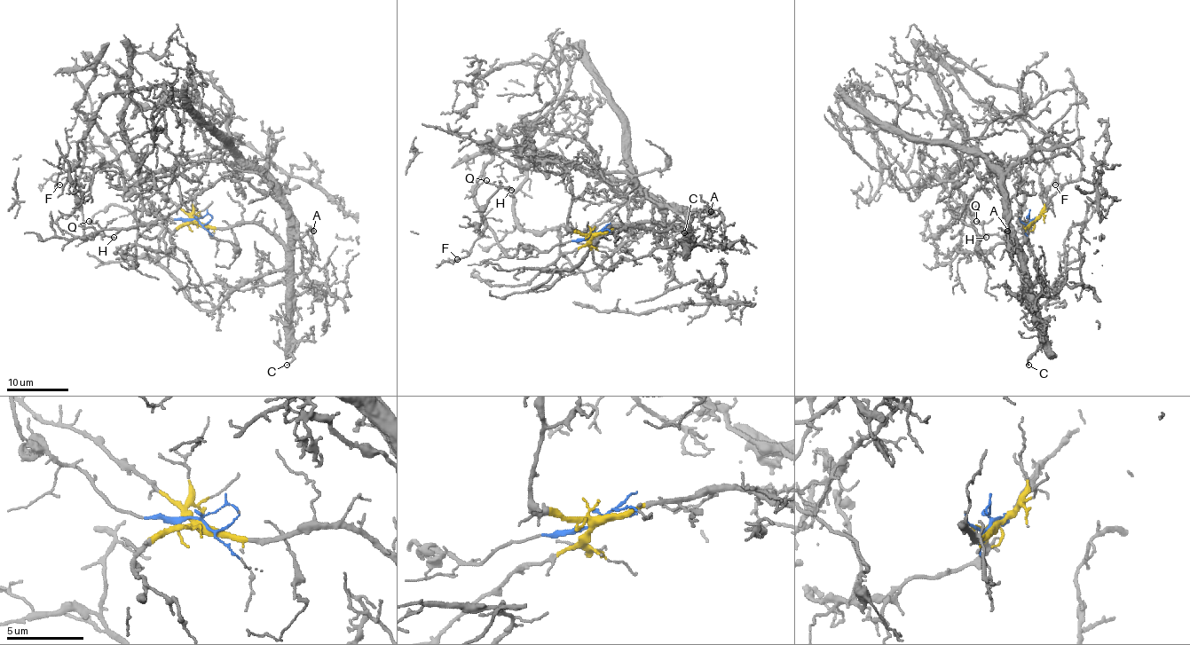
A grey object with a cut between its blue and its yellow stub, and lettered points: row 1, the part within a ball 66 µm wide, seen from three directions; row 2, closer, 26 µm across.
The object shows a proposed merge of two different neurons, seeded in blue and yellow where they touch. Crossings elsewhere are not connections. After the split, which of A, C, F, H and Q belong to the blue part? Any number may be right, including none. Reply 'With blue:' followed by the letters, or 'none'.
With blue: F, H, Q

